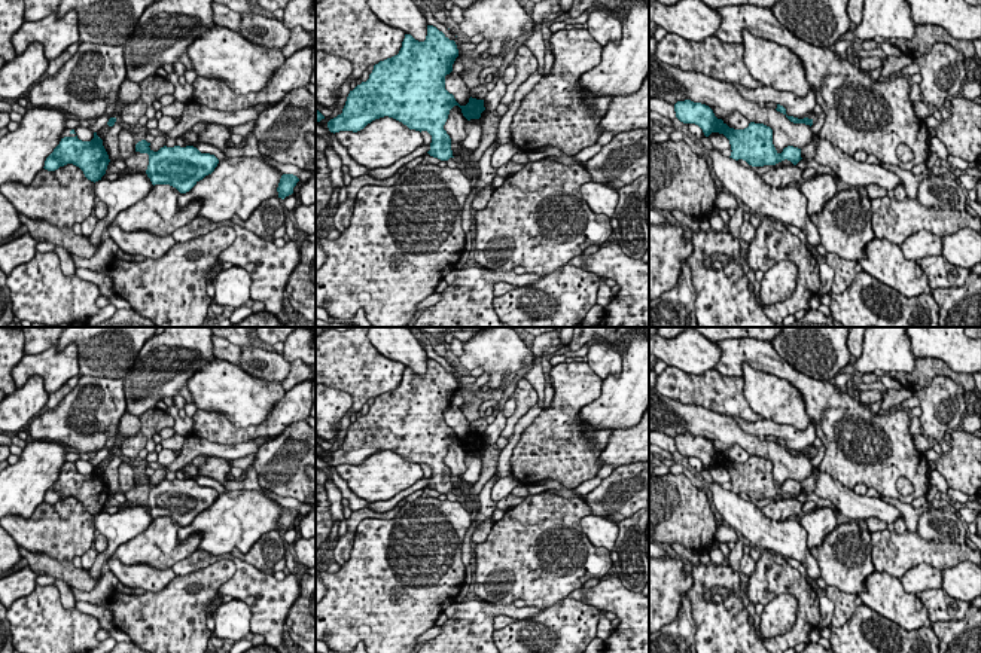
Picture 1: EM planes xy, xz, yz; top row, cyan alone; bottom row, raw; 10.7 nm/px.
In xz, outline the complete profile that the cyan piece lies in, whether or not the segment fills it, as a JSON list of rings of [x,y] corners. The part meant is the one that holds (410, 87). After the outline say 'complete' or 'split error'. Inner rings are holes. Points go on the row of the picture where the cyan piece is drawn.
[[[427,25],[424,42],[405,34],[399,54],[375,64],[369,79],[350,91],[342,113],[327,122],[329,131],[333,134],[339,131],[357,132],[372,120],[389,116],[409,129],[427,131],[432,135],[430,150],[427,152],[430,156],[441,161],[454,158],[451,138],[444,129],[450,110],[458,106],[467,120],[479,119],[485,110],[484,100],[470,97],[466,106],[460,106],[454,95],[445,89],[445,76],[453,71],[457,57],[456,42],[433,25]]] | complete

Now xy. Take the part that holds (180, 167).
[[[141,140],[135,144],[135,152],[149,155],[146,174],[152,184],[170,184],[180,193],[189,192],[219,164],[214,155],[201,153],[194,146],[164,146],[158,152],[153,152],[149,146],[150,143]]] | complete

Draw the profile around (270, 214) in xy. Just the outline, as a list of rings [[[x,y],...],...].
[[[272,196],[263,201],[247,220],[238,216],[231,219],[232,223],[256,234],[259,238],[272,237],[274,232],[284,225],[287,211],[283,207],[283,199]]]

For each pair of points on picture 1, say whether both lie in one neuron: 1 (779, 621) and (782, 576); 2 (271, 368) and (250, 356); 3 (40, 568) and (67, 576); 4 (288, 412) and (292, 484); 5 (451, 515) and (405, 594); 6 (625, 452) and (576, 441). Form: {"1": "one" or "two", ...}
{"1": "two", "2": "one", "3": "one", "4": "two", "5": "one", "6": "two"}

